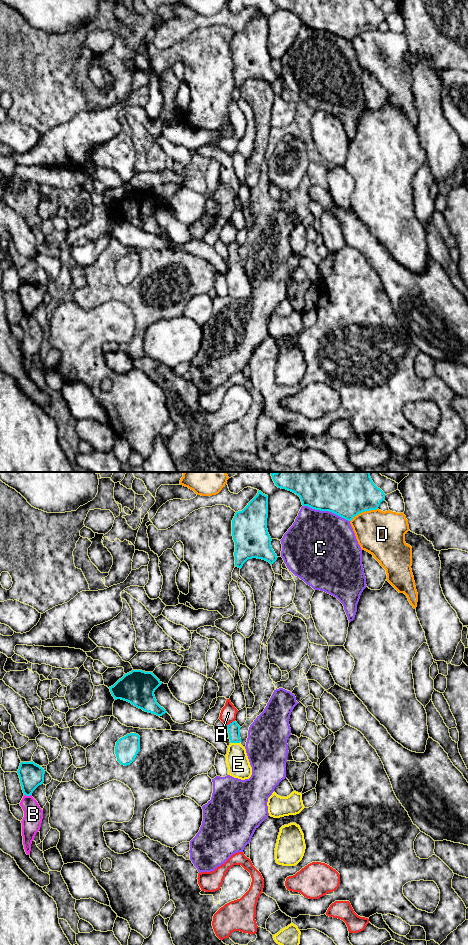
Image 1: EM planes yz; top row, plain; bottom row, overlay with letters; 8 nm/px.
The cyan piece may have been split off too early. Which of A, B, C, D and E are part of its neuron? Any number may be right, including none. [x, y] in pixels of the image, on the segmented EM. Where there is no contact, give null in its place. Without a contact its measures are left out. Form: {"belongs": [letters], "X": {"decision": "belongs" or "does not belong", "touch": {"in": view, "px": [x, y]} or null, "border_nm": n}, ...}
{"belongs": ["E"], "A": {"decision": "does not belong", "touch": {"in": "yz", "px": [230, 723]}, "border_nm": 80}, "B": {"decision": "does not belong", "touch": {"in": "yz", "px": [28, 795]}, "border_nm": 60}, "C": {"decision": "does not belong", "touch": {"in": "yz", "px": [326, 510]}, "border_nm": 400}, "D": {"decision": "does not belong", "touch": {"in": "yz", "px": [363, 511]}, "border_nm": 240}, "E": {"decision": "belongs", "touch": {"in": "yz", "px": [235, 742]}, "border_nm": 70}}

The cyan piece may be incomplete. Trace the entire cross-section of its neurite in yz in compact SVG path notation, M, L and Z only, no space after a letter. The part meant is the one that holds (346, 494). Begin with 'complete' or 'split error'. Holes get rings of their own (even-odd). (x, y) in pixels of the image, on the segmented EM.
complete; M276 472L271 473L278 488L298 495L303 506L332 512L348 521L358 514L378 509L385 500L384 492L370 477L370 472Z

